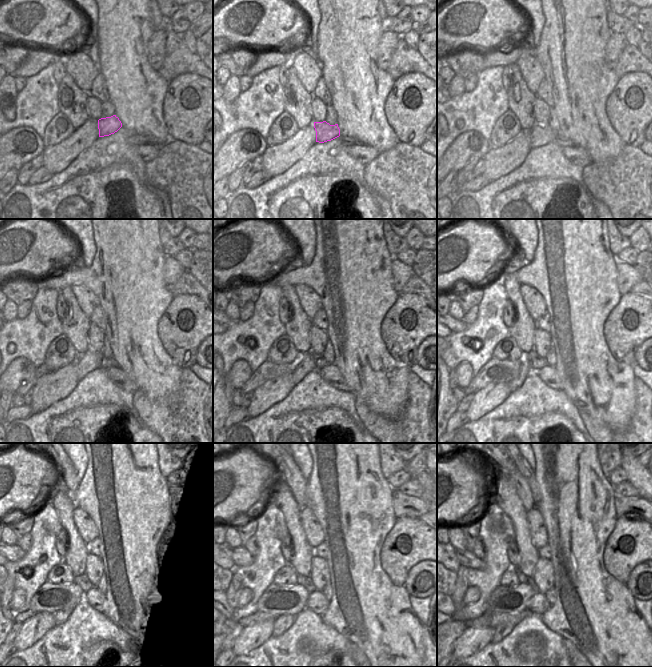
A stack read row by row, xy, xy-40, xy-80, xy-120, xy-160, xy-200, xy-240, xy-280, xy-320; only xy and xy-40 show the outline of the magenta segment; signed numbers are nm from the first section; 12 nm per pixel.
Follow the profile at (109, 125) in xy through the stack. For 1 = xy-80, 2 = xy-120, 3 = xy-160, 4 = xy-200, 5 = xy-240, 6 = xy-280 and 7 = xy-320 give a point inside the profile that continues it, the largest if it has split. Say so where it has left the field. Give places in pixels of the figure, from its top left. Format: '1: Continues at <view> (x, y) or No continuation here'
1: Continues at xy-80 (540, 135)
2: Continues at xy-120 (90, 360)
3: Continues at xy-160 (305, 364)
4: Continues at xy-200 (525, 370)
5: Continues at xy-240 (61, 616)
6: Continues at xy-280 (282, 623)
7: Continues at xy-320 (502, 630)

